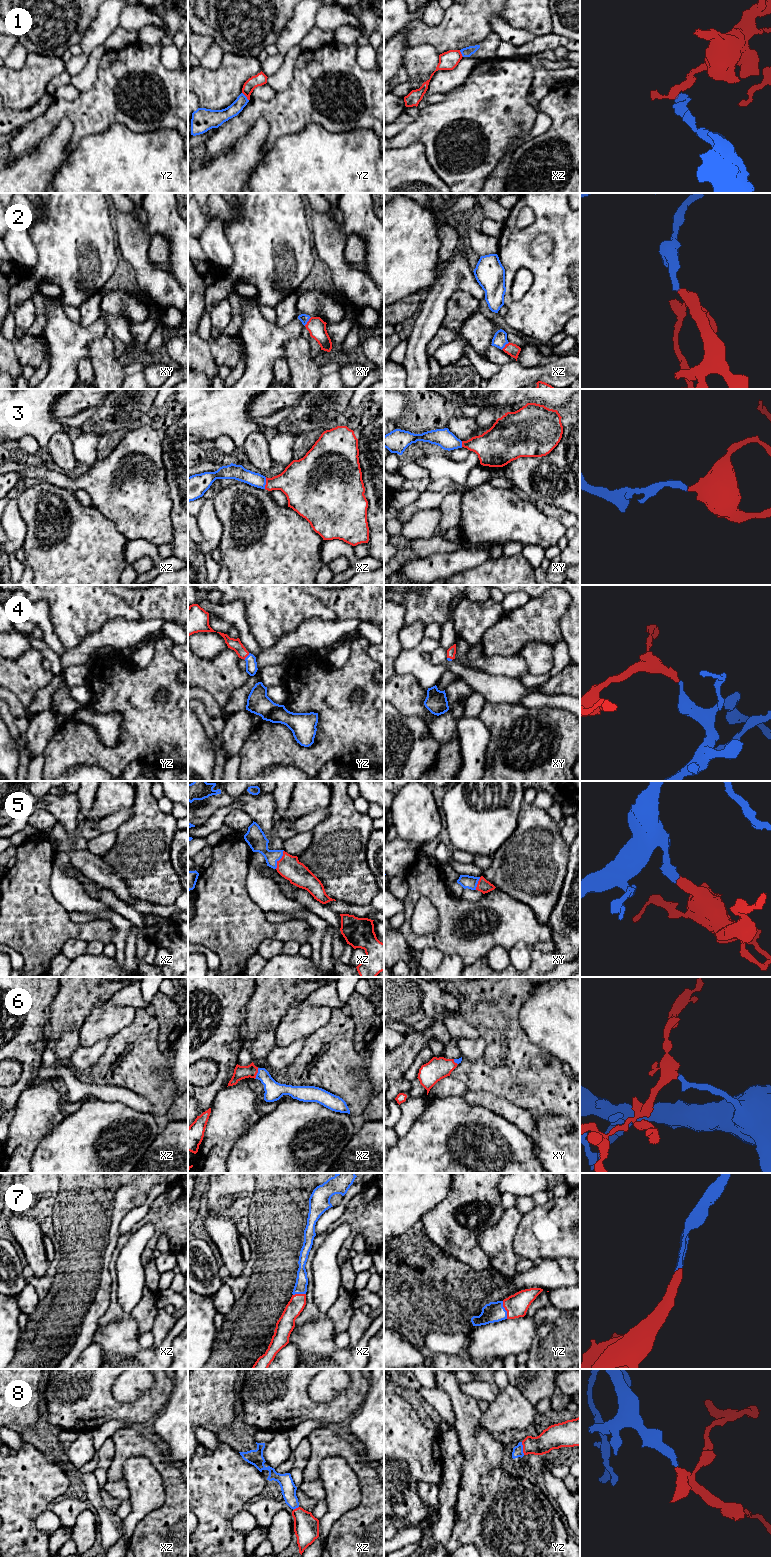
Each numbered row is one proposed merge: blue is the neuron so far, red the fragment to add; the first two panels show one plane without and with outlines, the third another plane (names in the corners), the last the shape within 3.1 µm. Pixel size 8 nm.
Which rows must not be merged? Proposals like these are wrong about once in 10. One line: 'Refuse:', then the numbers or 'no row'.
Refuse: 1

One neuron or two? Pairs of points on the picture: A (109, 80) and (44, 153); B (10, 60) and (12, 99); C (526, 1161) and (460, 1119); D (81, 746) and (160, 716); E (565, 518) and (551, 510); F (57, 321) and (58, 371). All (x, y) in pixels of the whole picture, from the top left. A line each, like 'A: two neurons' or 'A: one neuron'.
A: two neurons
B: two neurons
C: one neuron
D: one neuron
E: one neuron
F: one neuron

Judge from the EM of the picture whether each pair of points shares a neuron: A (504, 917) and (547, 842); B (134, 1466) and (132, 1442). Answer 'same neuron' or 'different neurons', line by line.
A: different neurons
B: different neurons

